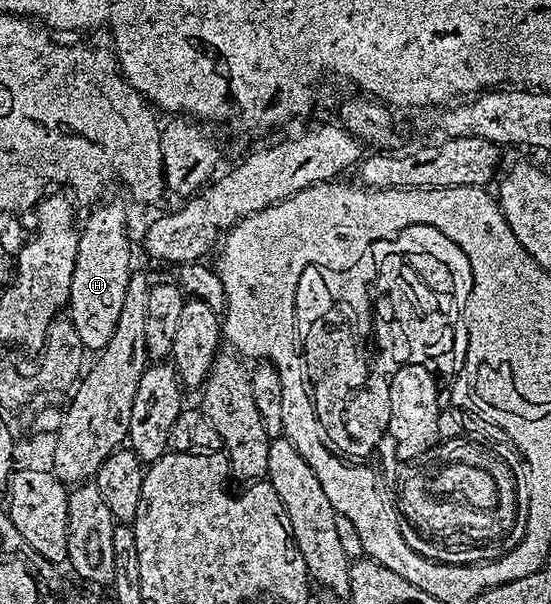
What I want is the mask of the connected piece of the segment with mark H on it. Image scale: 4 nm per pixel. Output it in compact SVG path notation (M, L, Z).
M108 202L99 206L85 222L83 219L79 231L78 256L67 305L74 328L78 328L78 337L88 352L103 350L110 336L114 336L114 324L118 324L118 316L122 313L126 284L134 273L132 246L128 243L128 214L123 204Z

